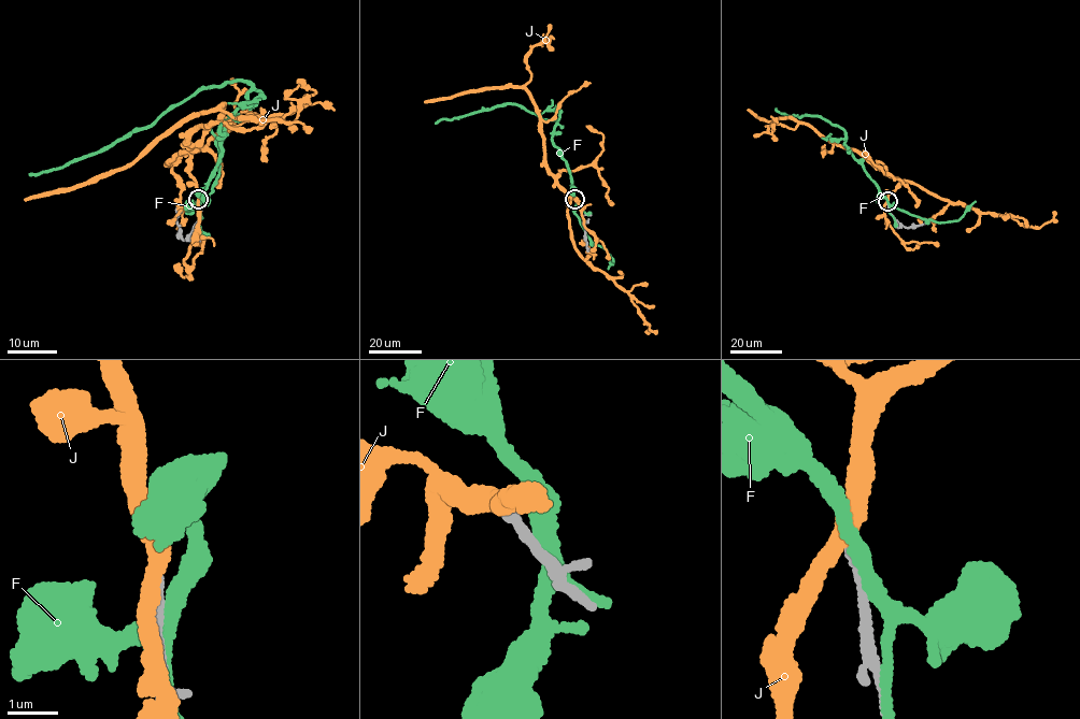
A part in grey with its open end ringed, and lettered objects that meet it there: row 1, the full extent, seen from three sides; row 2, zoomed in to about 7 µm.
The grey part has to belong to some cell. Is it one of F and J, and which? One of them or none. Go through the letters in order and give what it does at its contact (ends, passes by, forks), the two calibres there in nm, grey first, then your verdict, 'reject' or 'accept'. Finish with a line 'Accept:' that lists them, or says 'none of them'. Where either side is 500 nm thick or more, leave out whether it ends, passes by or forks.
F: it forks | 240/280 nm | reject
J: it passes by | 180/340 nm | reject
Accept: none of them

